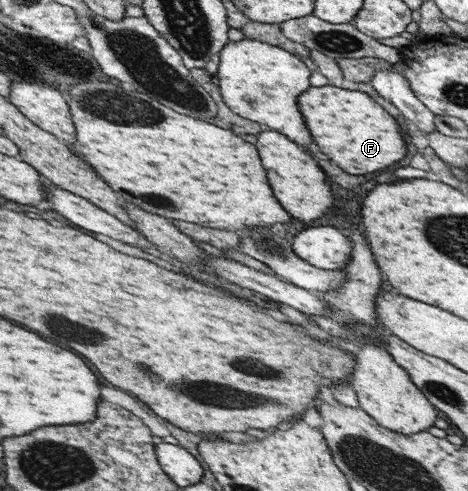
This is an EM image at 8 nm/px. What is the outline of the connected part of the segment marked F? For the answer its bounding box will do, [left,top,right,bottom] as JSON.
[298,85,406,174]

